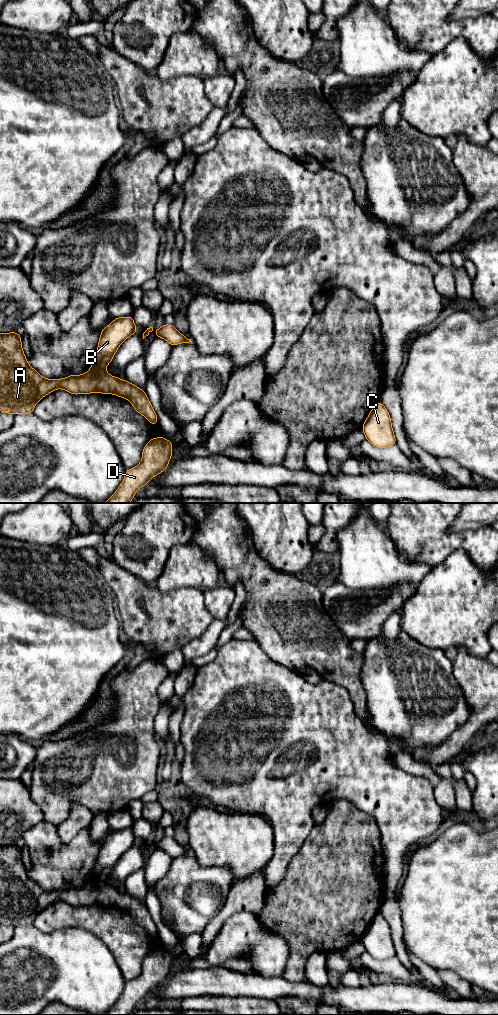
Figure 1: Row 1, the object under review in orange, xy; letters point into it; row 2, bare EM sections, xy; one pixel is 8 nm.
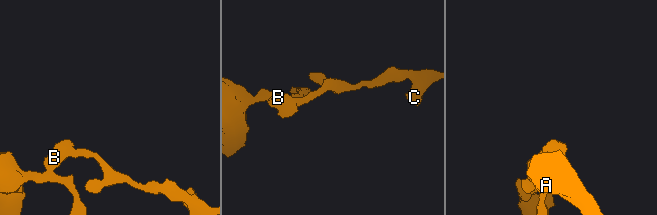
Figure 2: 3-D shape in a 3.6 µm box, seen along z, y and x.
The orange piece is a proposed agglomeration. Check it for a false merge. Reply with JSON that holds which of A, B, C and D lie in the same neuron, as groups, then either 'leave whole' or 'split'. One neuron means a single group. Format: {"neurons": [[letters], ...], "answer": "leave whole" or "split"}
{"neurons": [["A", "D"], ["B", "C"]], "answer": "split"}

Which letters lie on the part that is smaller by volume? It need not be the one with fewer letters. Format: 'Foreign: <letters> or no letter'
Foreign: B, C

